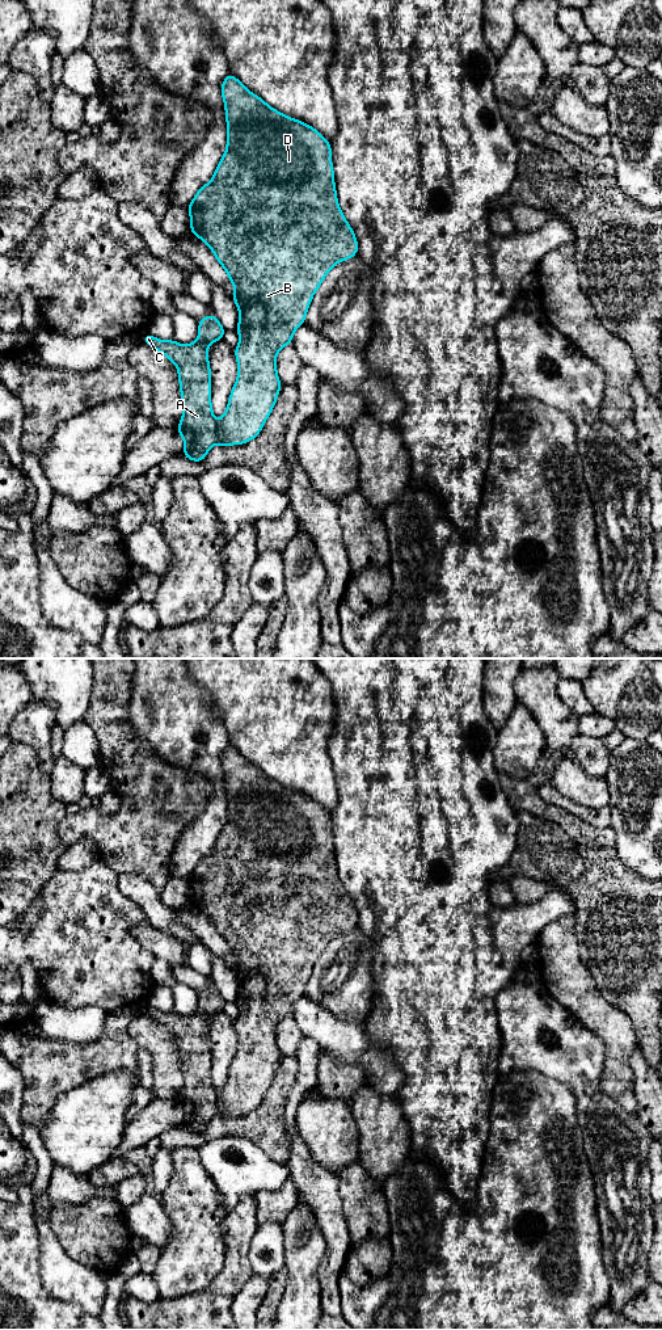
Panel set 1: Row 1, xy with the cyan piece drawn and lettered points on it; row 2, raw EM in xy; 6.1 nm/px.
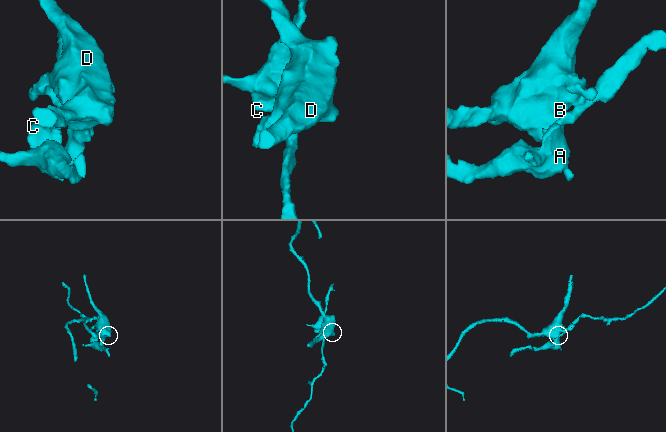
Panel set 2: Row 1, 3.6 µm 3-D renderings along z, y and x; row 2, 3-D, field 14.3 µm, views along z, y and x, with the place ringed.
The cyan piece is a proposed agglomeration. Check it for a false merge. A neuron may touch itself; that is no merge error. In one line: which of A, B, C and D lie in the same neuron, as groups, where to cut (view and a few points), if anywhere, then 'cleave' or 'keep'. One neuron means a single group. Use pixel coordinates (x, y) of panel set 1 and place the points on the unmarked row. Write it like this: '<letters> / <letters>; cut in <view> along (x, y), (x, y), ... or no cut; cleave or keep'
A C / B D; cut in xy along (215, 1094), (216, 1114); cleave

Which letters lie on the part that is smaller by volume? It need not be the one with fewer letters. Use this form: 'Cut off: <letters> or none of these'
Cut off: A, C

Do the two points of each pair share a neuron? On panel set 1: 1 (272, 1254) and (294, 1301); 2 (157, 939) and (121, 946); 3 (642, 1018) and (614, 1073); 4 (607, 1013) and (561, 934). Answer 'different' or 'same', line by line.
1: different
2: different
3: different
4: same

